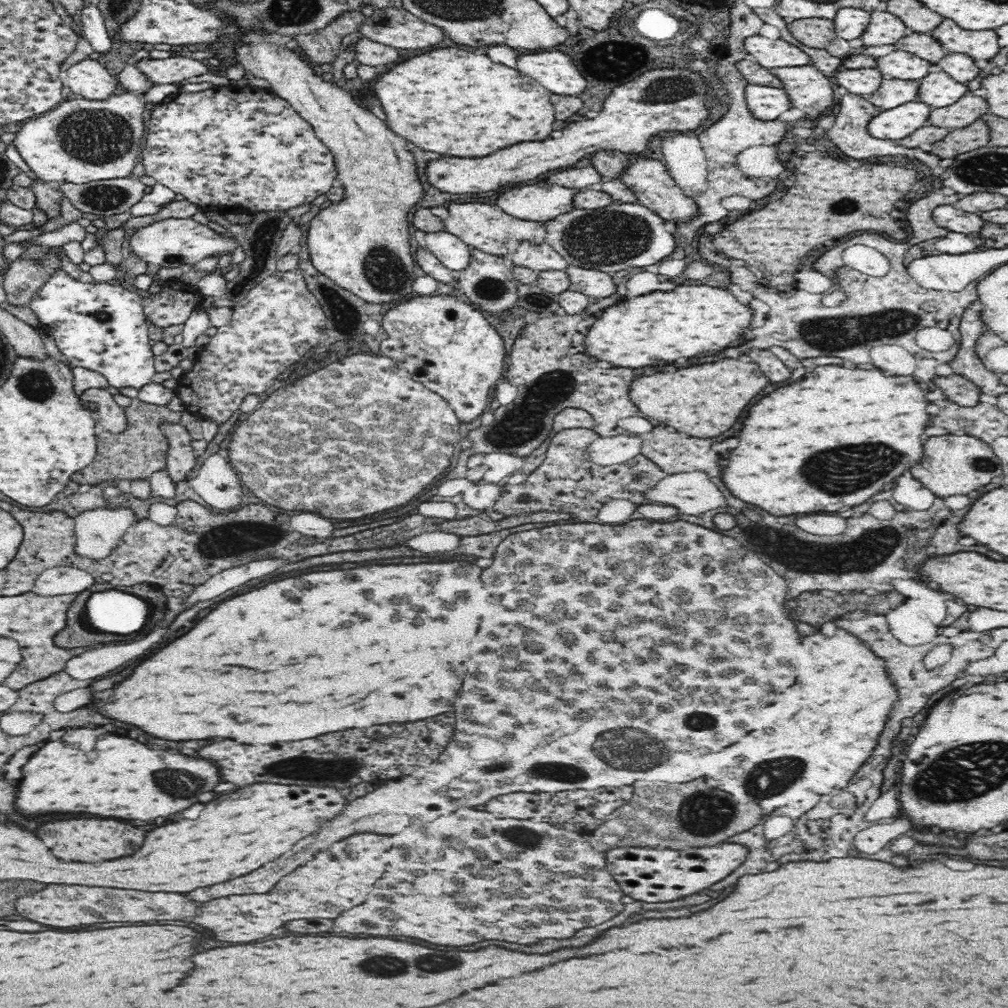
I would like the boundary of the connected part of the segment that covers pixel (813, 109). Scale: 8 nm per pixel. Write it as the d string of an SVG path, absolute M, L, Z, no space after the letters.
M812 64L776 67L769 71L782 81L791 107L802 110L806 119L820 119L836 103L830 80Z

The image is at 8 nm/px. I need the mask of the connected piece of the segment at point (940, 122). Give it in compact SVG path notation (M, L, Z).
M969 93L950 106L932 109L927 123L949 130L961 129L982 119L982 116L988 112L989 104L985 97Z

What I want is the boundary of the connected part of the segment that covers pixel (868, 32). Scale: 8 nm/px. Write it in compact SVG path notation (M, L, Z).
M888 11L870 12L870 22L861 39L864 46L894 44L912 32L895 14Z

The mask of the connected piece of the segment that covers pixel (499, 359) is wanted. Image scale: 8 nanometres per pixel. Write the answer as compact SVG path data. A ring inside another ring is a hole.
M440 294L440 296L414 296L400 300L394 308L388 309L382 318L382 330L386 330L388 338L382 340L380 350L388 358L394 358L398 366L406 368L410 376L420 382L428 390L445 398L453 407L459 422L471 422L488 406L490 388L496 386L497 380L504 372L504 341L494 326L486 320L486 316L476 310L472 304L464 300L456 300L456 296Z

